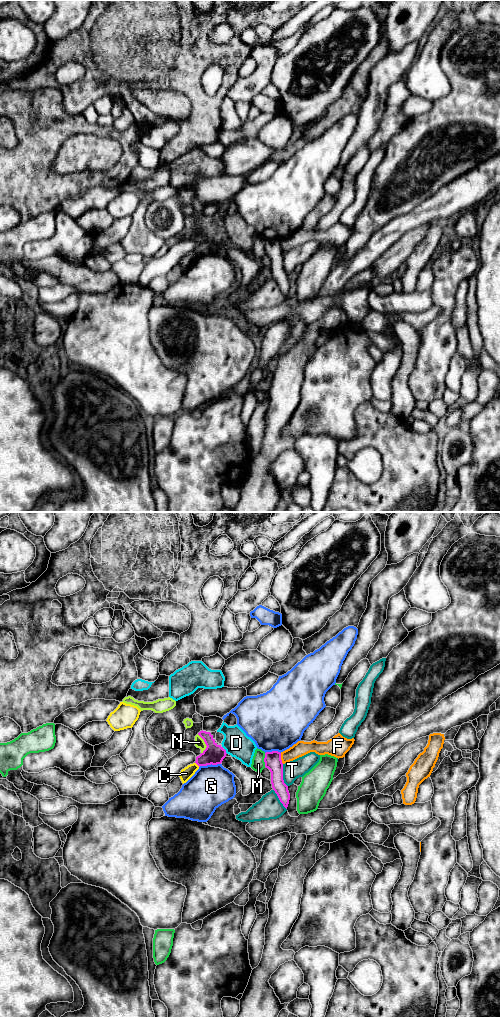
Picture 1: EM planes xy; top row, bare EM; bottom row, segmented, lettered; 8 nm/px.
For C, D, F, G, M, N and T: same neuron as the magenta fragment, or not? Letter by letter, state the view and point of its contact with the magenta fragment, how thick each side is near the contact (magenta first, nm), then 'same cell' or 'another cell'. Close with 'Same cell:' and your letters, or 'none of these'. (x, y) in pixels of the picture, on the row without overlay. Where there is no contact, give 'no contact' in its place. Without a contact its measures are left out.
C: meets magenta in xy at (197, 252); 160 nm thick on the magenta side, 90 nm on the other; another cell
D: meets magenta in xy at (225, 238); 160 nm thick on the magenta side, 200 nm on the other; another cell
F: meets magenta in xy at (280, 246); 140 nm thick on the magenta side, 120 nm on the other; another cell
G: meets magenta in xy at (209, 252); 160 nm thick on the magenta side, 340 nm on the other; another cell
M: meets magenta in xy at (264, 248); 140 nm thick on the magenta side, 110 nm on the other; another cell
N: meets magenta in xy at (205, 231); 160 nm thick on the magenta side, 80 nm on the other; another cell
T: meets magenta in xy at (282, 263); 140 nm thick on the magenta side, 150 nm on the other; another cell
Same cell: none of these

